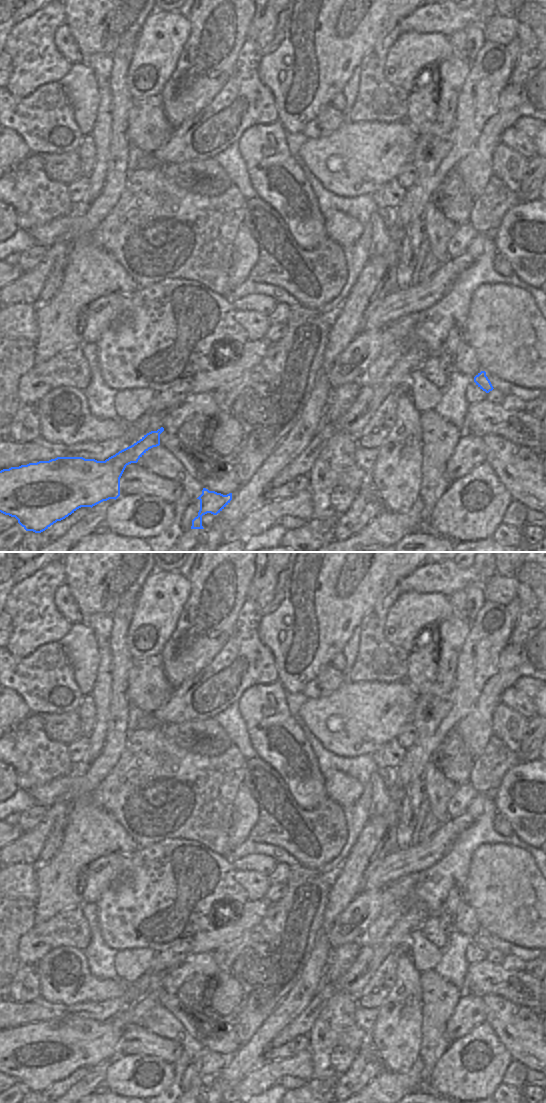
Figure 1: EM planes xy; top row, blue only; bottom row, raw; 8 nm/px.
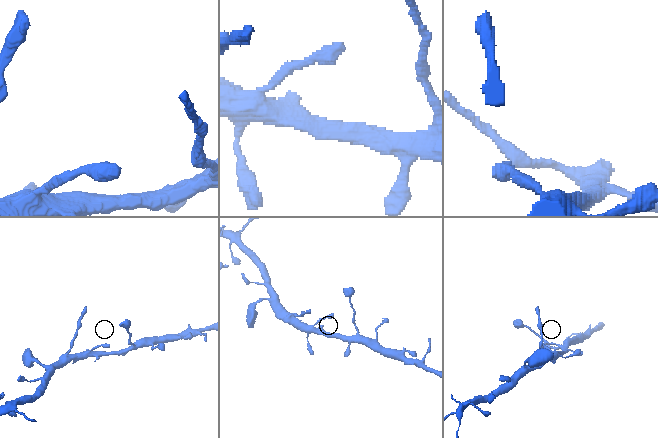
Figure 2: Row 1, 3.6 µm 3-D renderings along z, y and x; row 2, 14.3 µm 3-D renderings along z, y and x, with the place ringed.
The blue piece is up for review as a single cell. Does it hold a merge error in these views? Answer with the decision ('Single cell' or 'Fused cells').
Single cell

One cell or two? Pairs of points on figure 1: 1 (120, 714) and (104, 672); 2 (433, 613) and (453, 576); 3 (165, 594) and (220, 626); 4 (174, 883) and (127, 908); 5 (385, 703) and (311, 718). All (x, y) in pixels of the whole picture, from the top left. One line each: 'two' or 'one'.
1: two
2: two
3: two
4: one
5: one

